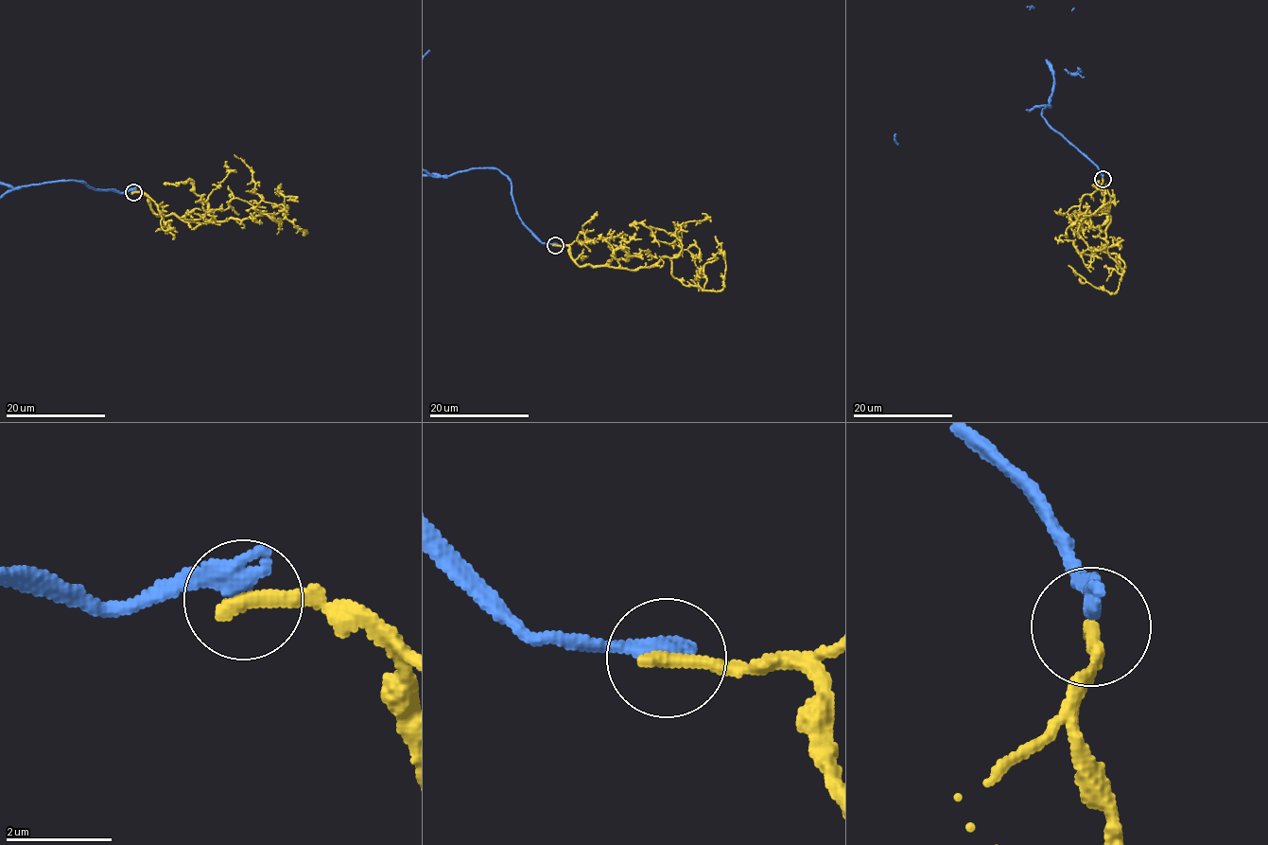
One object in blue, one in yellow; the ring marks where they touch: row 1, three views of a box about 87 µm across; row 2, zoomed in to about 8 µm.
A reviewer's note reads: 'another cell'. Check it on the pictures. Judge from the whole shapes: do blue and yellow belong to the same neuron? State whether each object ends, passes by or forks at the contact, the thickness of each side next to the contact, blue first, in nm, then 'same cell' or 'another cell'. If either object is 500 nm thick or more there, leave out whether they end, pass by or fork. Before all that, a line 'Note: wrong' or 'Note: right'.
Note: right
blue ends there; yellow ends there; 400 nm thick on the blue side, 320 nm on the other; another cell

